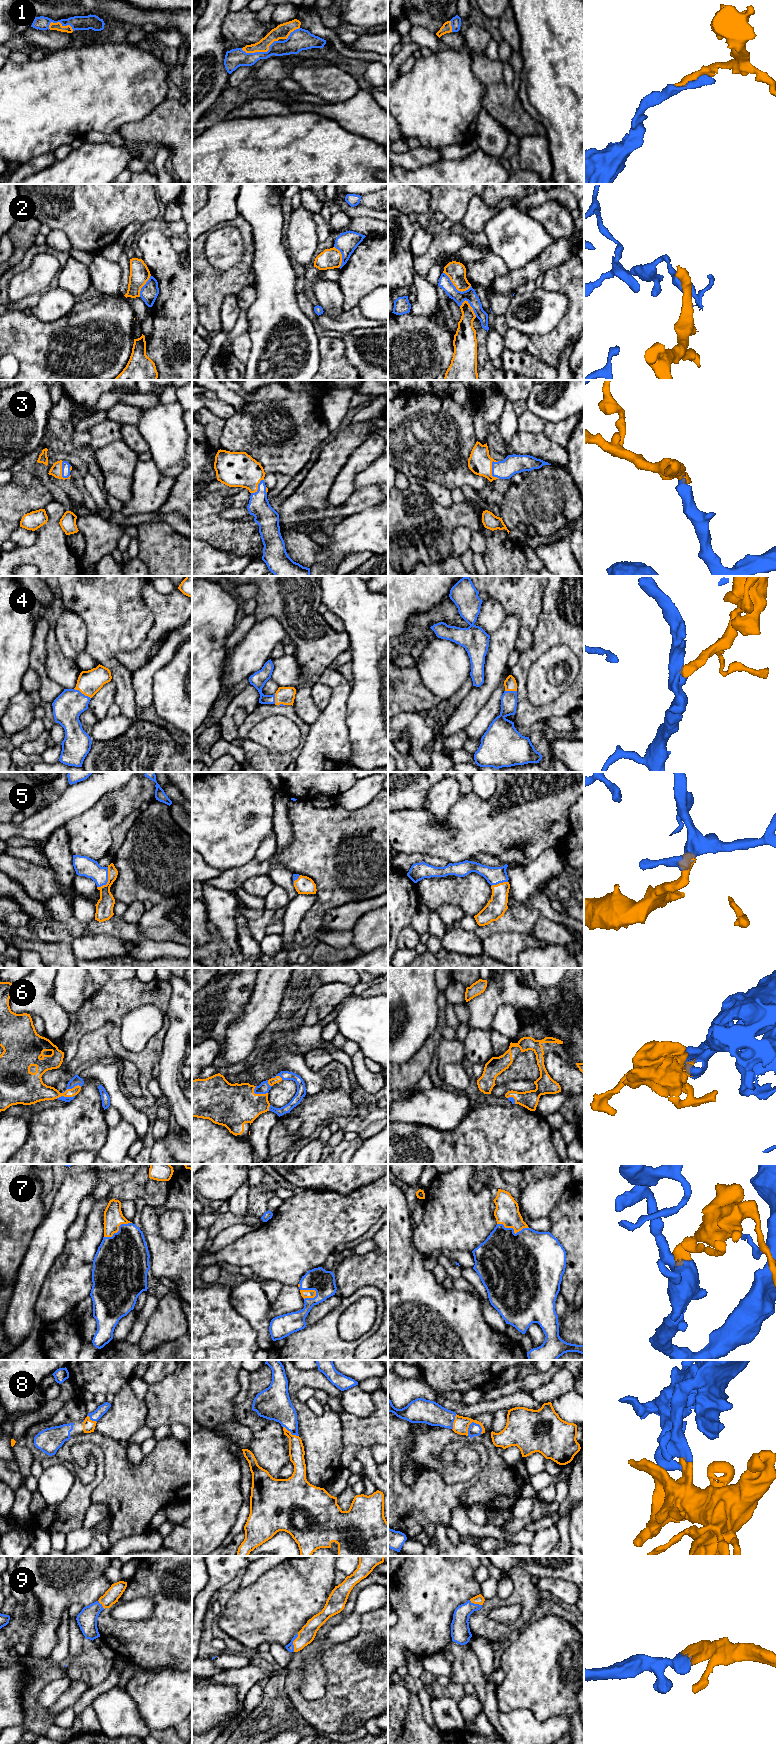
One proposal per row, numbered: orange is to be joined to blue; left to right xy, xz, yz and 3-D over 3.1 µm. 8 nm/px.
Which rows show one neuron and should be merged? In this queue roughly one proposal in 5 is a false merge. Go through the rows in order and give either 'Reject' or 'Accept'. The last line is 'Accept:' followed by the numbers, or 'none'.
1: Accept
2: Reject
3: Accept
4: Accept
5: Accept
6: Accept
7: Accept
8: Accept
9: Accept
Accept: 1, 3, 4, 5, 6, 7, 8, 9

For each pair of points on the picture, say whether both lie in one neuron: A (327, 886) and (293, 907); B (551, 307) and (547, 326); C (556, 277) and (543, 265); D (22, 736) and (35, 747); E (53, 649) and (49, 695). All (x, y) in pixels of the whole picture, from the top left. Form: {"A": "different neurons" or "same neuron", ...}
{"A": "different neurons", "B": "same neuron", "C": "different neurons", "D": "different neurons", "E": "different neurons"}

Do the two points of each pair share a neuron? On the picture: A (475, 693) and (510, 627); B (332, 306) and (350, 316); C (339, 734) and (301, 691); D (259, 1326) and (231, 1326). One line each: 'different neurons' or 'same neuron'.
A: same neuron
B: different neurons
C: different neurons
D: different neurons

